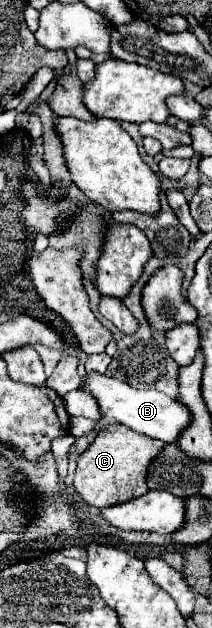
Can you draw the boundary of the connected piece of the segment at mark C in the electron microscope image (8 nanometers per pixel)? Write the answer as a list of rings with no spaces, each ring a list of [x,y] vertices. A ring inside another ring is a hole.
[[[111,423],[101,427],[95,441],[77,457],[77,471],[73,479],[75,493],[89,505],[97,509],[113,507],[117,503],[127,503],[149,491],[145,483],[147,467],[159,449],[165,447],[163,441],[153,441],[121,423]]]

